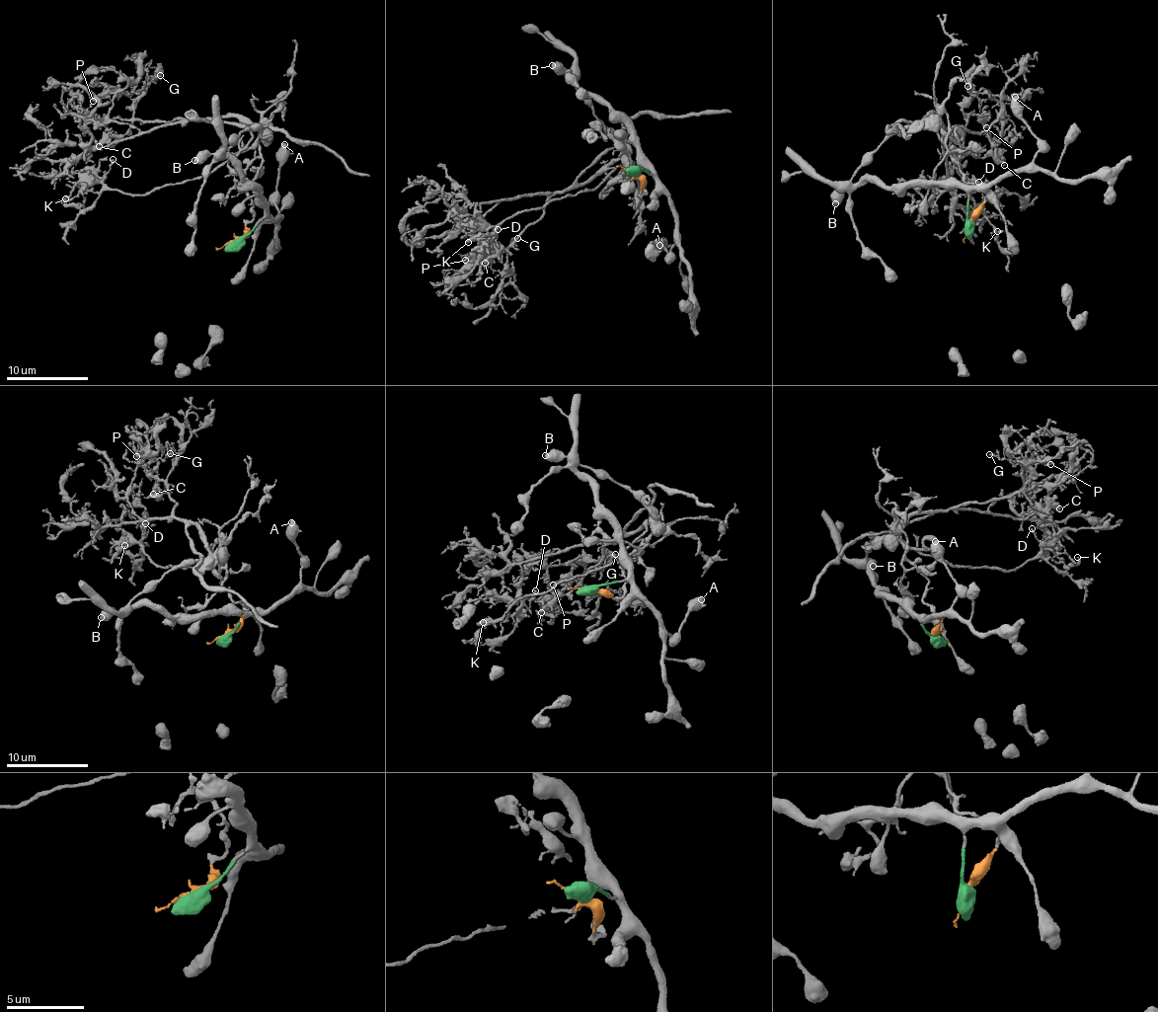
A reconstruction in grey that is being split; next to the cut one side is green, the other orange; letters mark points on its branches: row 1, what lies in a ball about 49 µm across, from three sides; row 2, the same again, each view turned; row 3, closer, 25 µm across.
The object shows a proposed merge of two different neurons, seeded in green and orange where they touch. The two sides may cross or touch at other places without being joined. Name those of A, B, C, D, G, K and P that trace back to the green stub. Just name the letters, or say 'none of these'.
A, B

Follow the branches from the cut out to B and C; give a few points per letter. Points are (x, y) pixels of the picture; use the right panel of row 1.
B: (969, 224), (966, 194), (941, 183), (889, 188), (869, 179), (841, 190), (834, 203)
C: (969, 224), (985, 194), (963, 181), (929, 117), (945, 128), (983, 132), (1005, 165)

